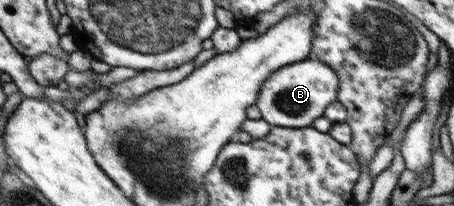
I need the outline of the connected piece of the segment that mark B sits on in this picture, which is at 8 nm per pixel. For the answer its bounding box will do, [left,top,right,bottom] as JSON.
[256,58,339,127]

